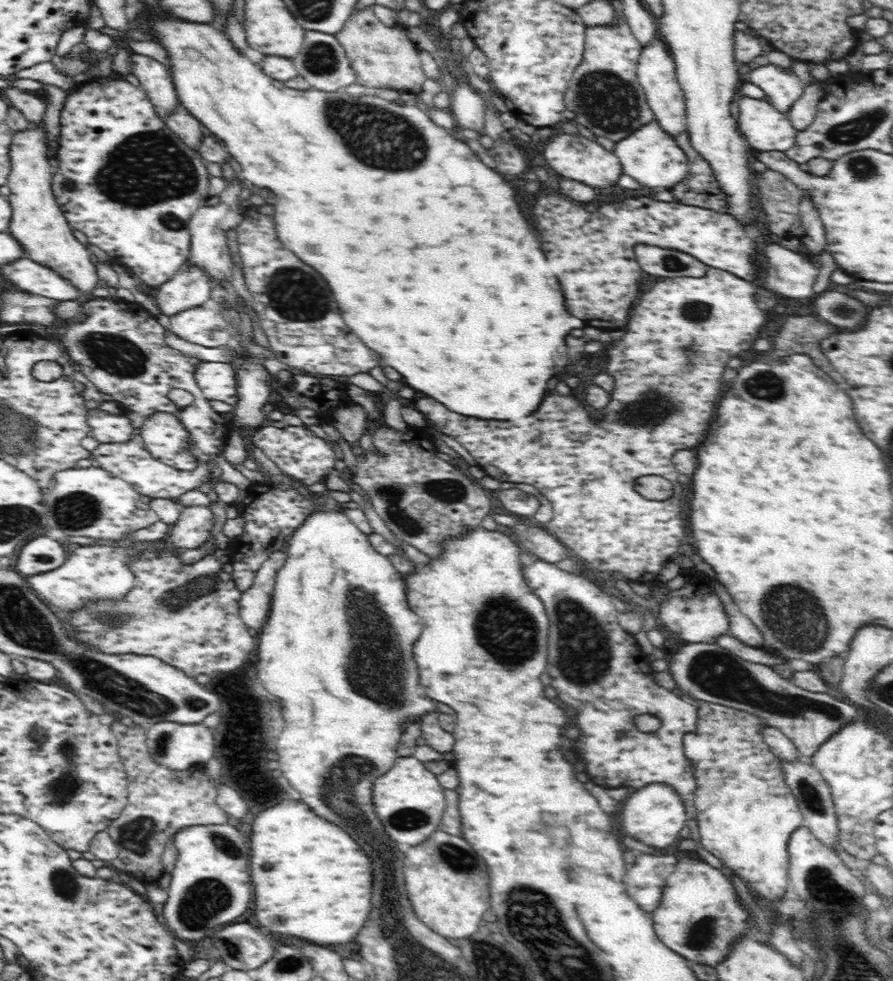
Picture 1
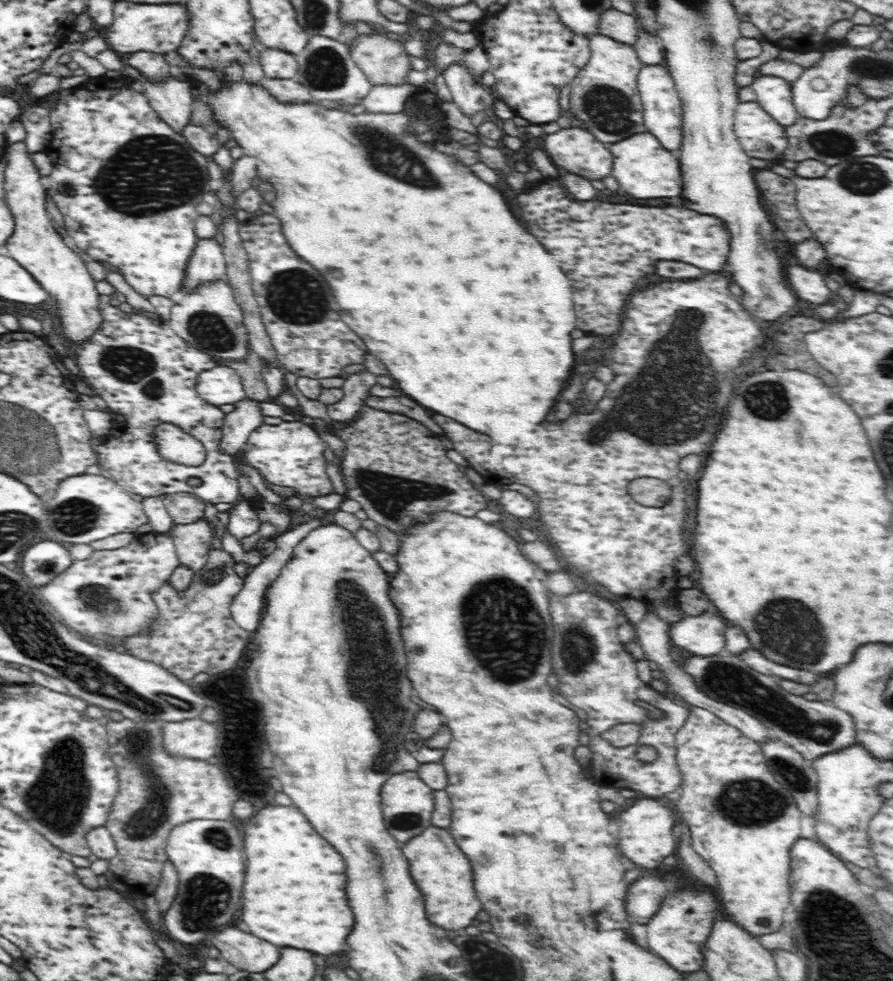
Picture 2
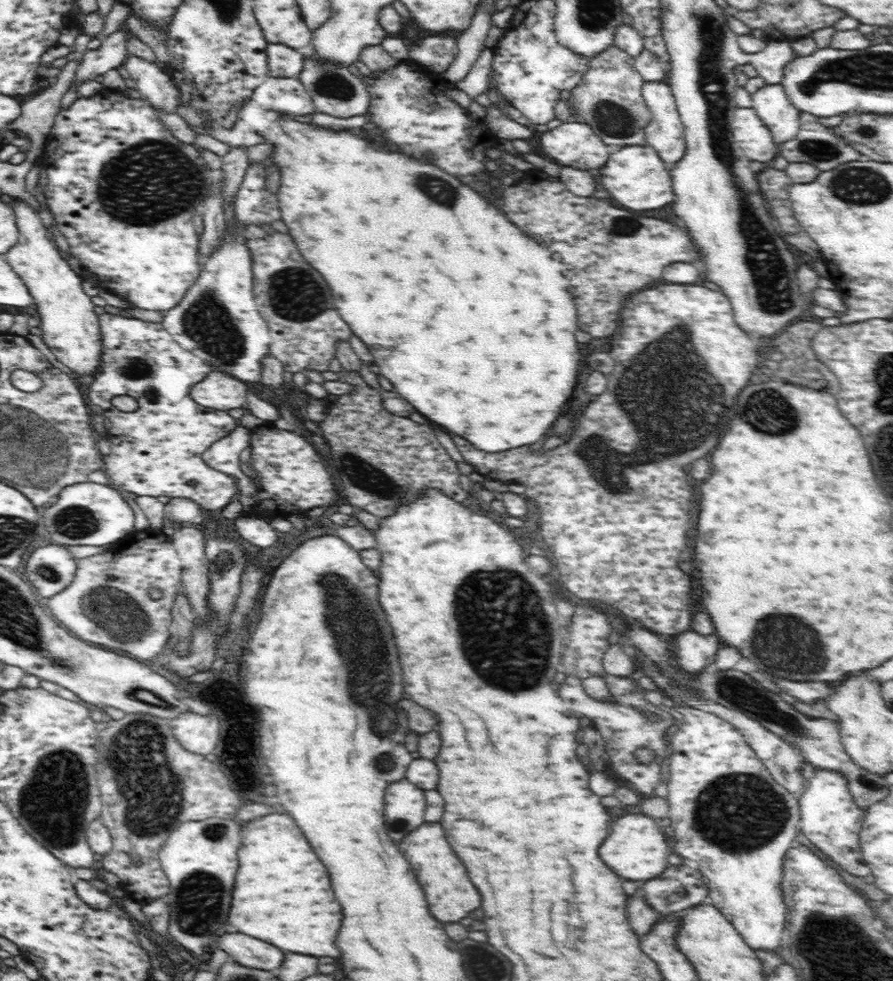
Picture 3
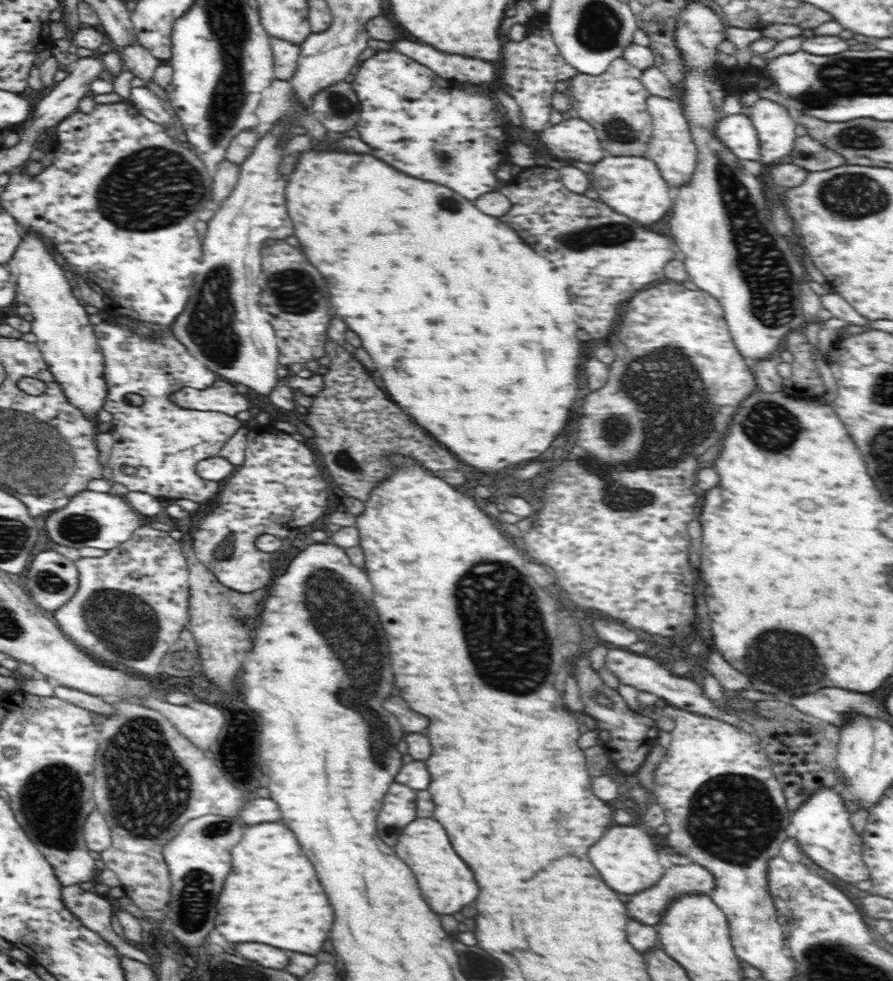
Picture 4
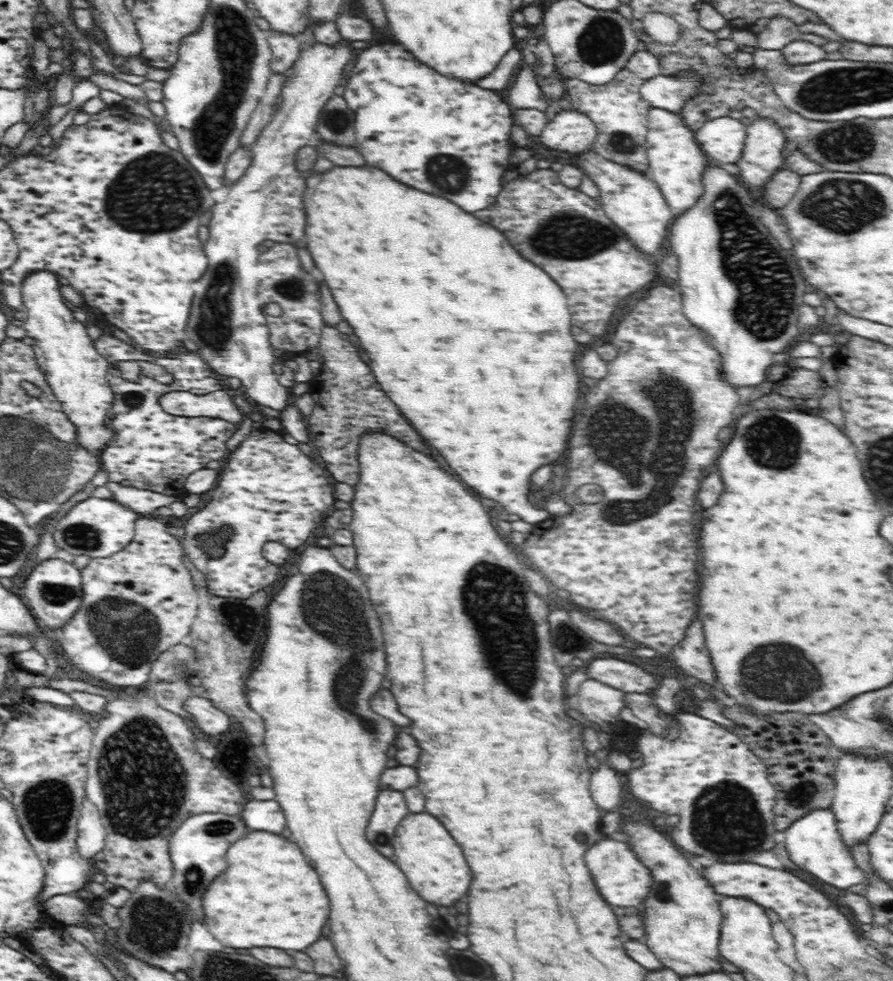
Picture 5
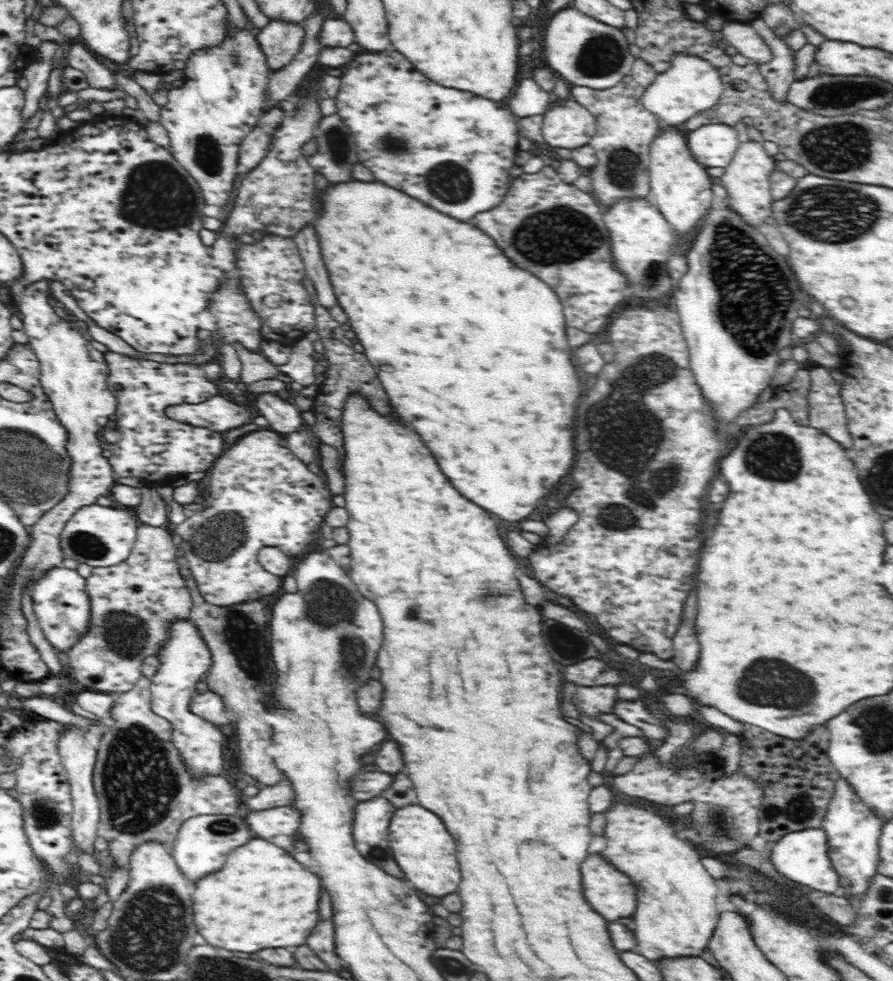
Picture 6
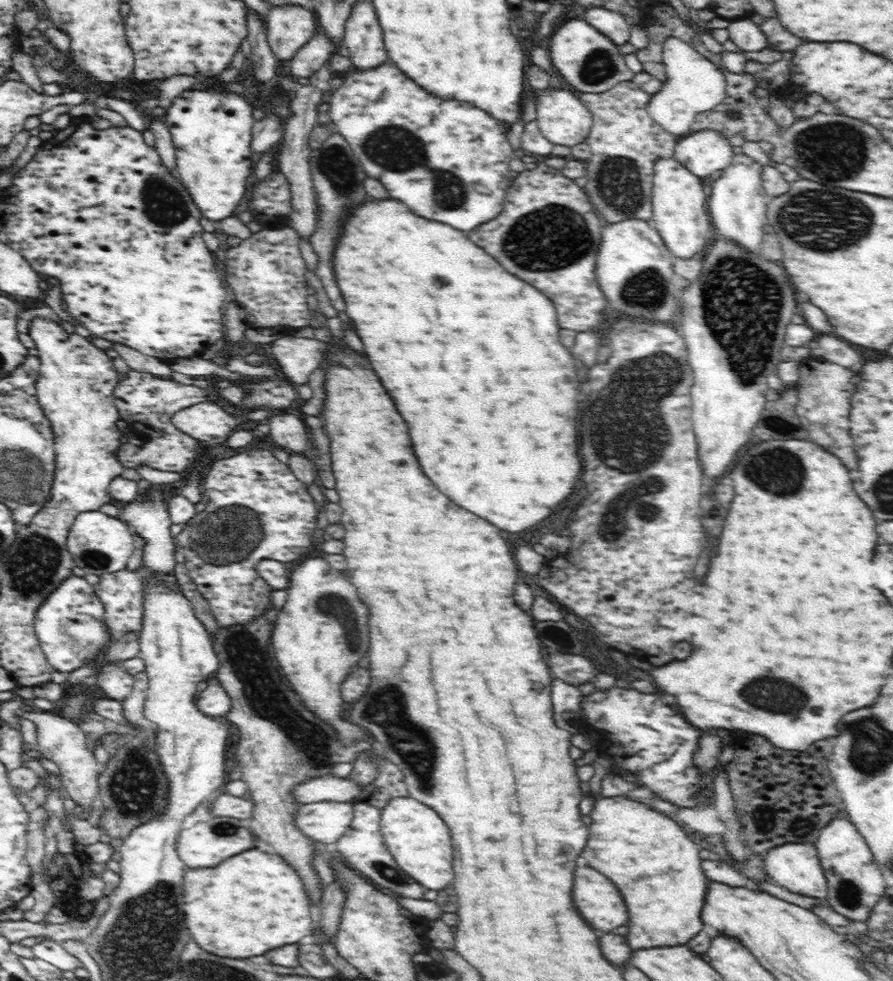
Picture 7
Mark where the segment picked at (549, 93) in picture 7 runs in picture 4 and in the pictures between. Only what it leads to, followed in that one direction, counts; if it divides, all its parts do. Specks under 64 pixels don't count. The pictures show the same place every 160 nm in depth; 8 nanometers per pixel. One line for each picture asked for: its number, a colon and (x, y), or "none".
4: (576, 136)
5: (572, 131)
6: (566, 124)

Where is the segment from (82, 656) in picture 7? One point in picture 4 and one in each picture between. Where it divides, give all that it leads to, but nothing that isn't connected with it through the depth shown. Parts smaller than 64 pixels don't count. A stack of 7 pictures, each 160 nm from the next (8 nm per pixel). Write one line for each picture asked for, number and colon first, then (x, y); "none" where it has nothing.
4: (52, 579)
5: (54, 588)
6: (61, 604)

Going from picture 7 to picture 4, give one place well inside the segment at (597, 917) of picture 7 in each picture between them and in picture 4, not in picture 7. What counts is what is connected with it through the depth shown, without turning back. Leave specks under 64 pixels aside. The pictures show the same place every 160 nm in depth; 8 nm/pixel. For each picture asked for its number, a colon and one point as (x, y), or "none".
4: (626, 857)
5: (622, 879)
6: (610, 892)

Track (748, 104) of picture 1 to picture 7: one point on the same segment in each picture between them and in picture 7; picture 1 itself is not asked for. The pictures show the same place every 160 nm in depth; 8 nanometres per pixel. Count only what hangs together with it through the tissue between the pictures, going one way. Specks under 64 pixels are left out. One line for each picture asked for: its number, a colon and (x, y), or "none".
2: (760, 136)
3: (753, 137)
4: (737, 132)
5: (722, 139)
6: (714, 144)
7: (704, 152)

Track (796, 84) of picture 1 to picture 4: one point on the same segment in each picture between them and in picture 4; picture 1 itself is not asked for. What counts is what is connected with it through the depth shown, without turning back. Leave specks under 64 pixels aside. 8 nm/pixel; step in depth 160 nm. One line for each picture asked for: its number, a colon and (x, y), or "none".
2: (773, 93)
3: (771, 103)
4: (775, 127)

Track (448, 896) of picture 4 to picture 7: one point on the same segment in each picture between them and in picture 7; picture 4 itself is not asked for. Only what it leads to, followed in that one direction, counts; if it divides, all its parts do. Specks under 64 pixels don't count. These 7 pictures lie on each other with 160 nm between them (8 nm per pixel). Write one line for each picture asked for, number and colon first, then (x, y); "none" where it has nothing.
5: (426, 853)
6: (422, 847)
7: (419, 841)

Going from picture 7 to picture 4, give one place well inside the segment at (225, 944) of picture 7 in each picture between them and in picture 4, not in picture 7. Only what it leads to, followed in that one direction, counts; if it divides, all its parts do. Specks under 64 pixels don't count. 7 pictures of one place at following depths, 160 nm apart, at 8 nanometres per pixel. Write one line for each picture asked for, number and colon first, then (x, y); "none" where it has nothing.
4: (272, 895)
5: (270, 896)
6: (262, 898)

